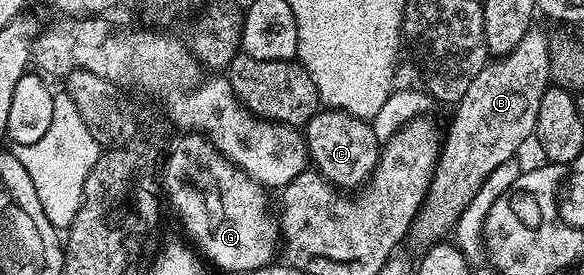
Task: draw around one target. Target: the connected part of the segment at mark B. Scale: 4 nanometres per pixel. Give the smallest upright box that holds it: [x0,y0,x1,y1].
[442,26,551,176]

